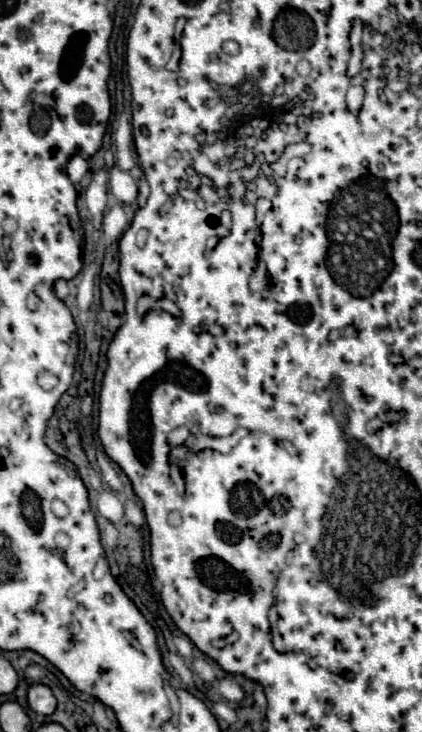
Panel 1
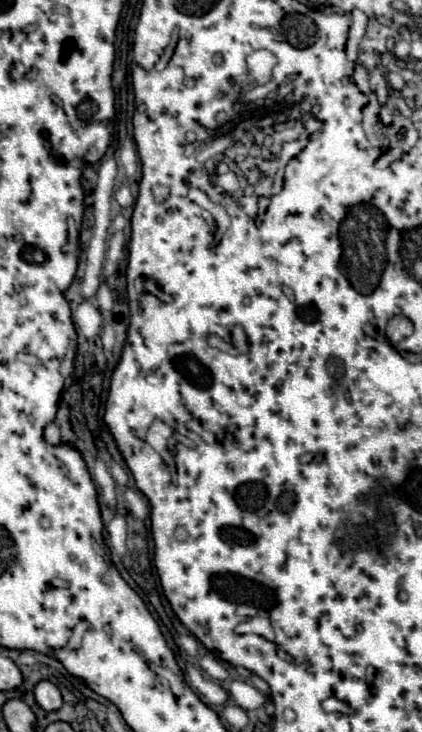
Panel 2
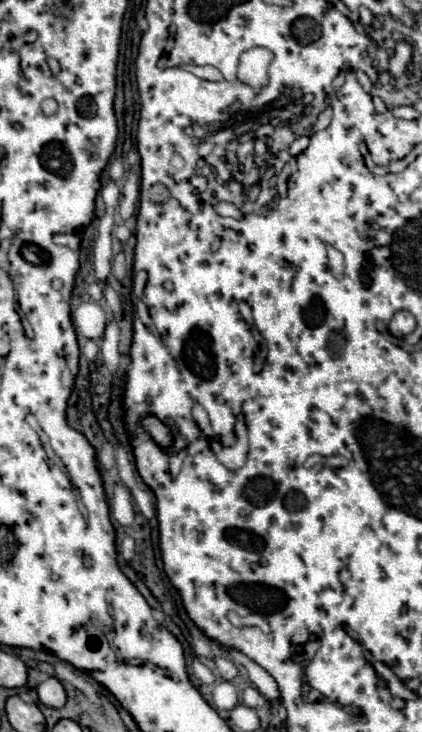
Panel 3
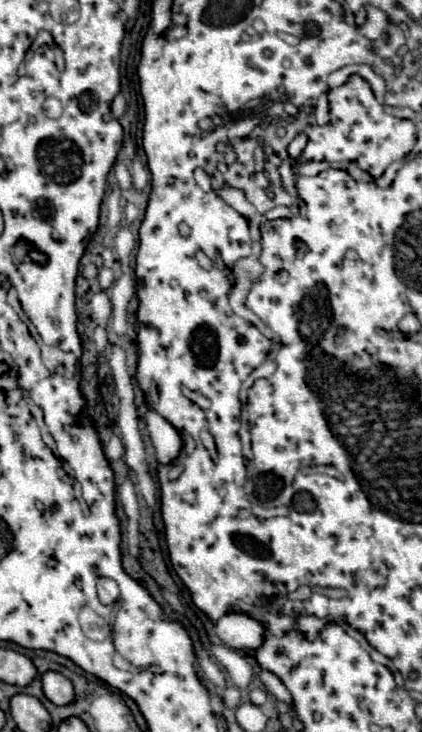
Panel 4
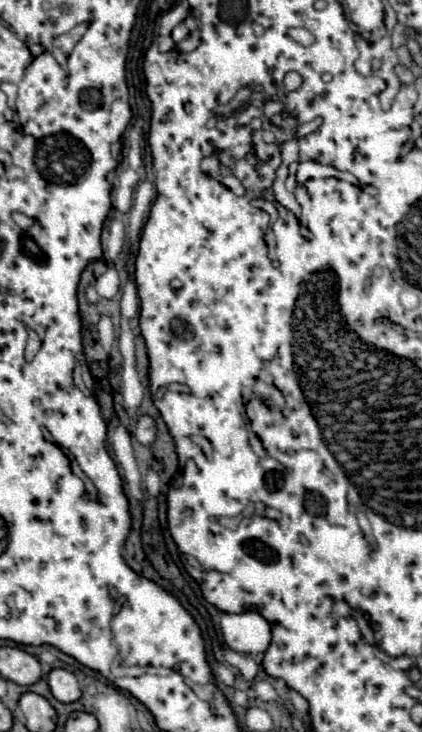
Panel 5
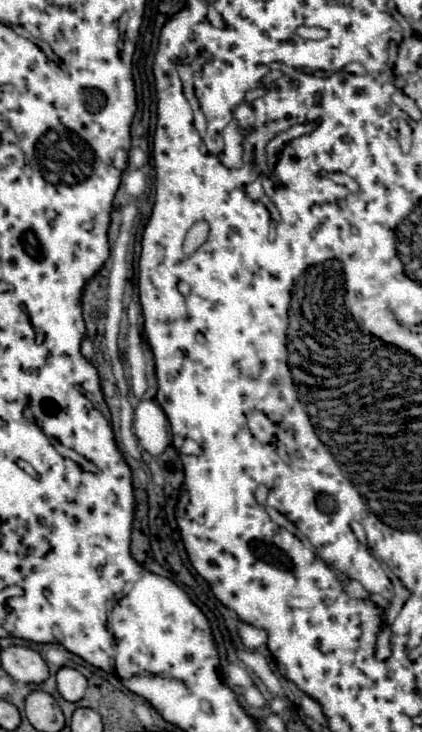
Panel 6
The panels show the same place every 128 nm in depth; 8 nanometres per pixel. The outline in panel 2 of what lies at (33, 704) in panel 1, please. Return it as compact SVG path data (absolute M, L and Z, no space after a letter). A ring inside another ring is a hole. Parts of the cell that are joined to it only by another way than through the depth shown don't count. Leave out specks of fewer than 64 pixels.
M42 680L42 682L36 684L34 698L36 698L38 706L42 706L48 712L58 710L62 706L62 694L60 694L60 690L52 682L48 682L48 680Z

